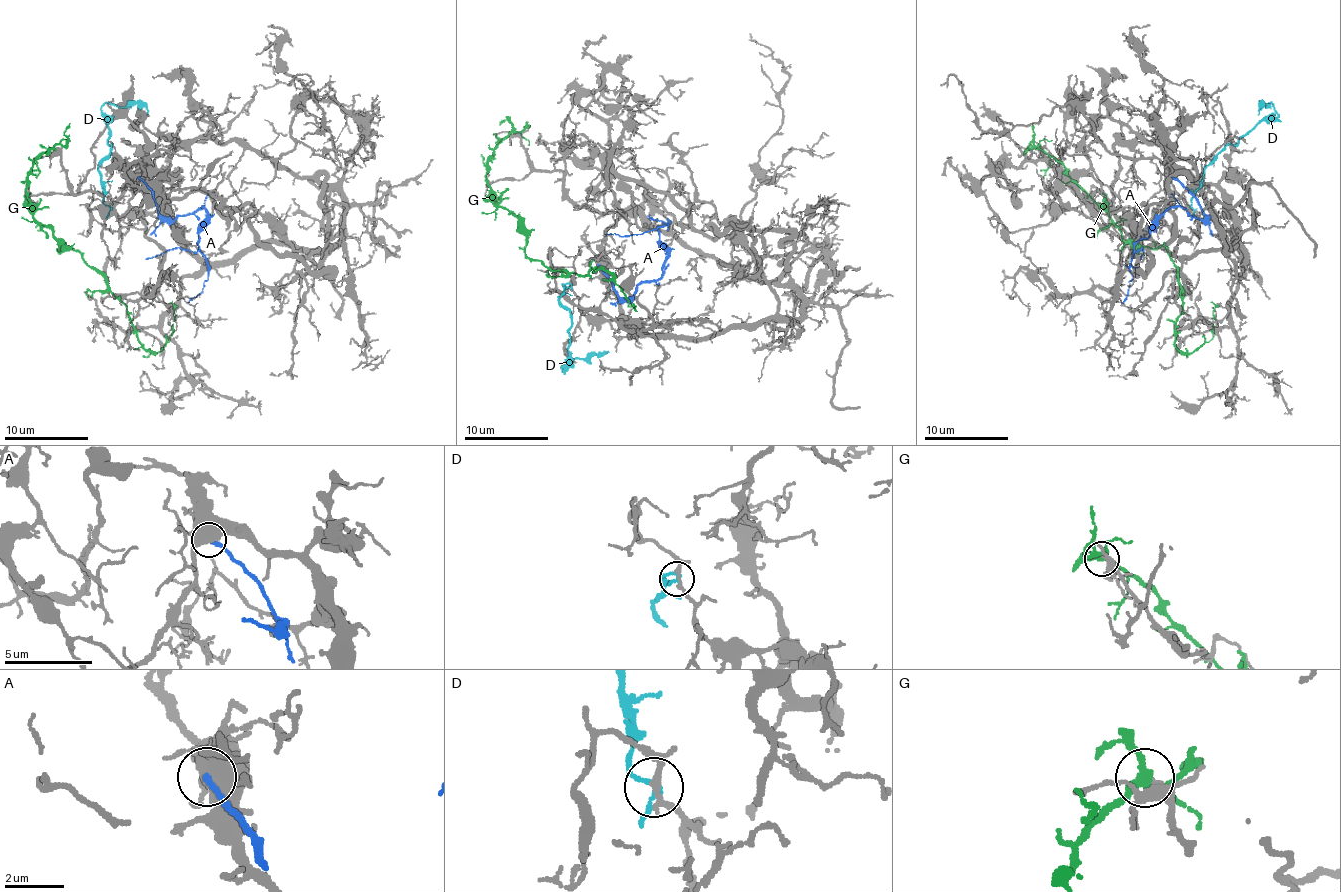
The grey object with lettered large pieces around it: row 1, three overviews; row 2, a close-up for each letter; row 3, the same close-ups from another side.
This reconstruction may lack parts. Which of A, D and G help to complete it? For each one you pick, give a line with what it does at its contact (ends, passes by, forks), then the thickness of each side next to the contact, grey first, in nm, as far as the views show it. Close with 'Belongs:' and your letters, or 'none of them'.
Belongs: none of them

